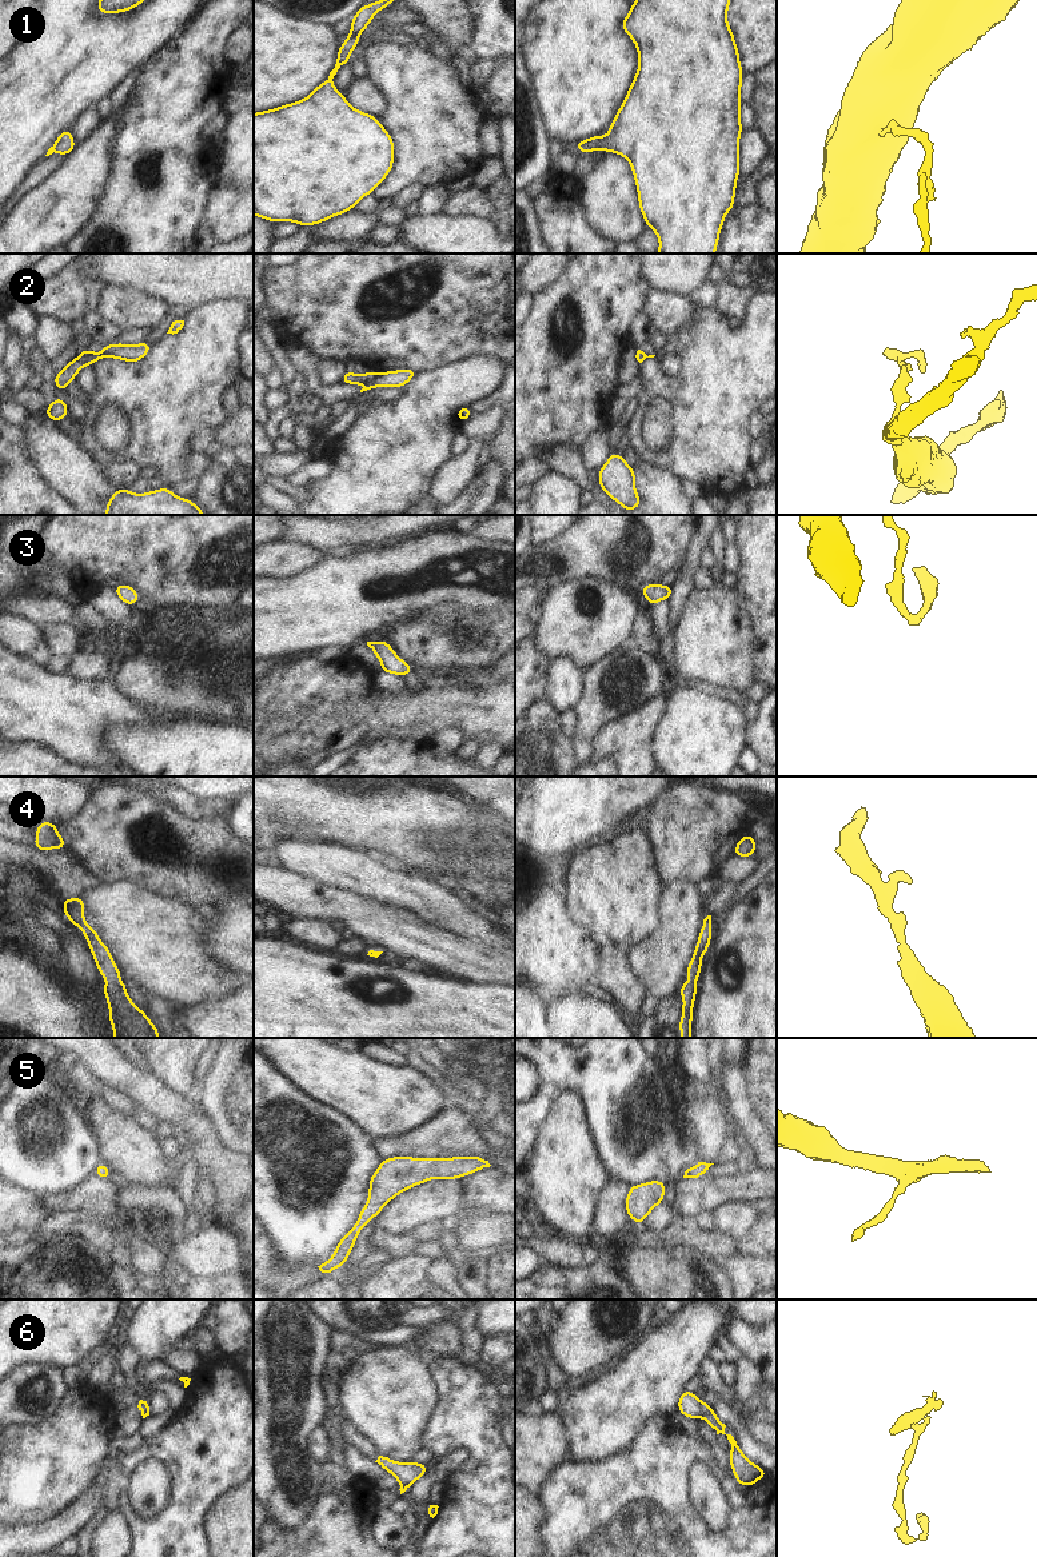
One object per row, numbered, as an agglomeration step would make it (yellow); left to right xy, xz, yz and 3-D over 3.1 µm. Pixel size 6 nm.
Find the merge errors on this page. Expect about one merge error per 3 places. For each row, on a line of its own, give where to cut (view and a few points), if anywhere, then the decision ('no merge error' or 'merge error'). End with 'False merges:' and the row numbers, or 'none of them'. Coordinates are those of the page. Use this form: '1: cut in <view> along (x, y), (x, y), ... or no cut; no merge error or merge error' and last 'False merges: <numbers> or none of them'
1: no cut; no merge error
2: cut in xz along (377, 374), (359, 383); merge error
3: no cut; no merge error
4: no cut; no merge error
5: no cut; no merge error
6: no cut; no merge error
False merges: 2

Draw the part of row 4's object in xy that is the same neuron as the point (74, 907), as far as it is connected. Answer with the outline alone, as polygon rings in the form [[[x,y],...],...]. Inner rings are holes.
[[[83,895],[63,899],[61,903],[64,915],[72,925],[83,930],[99,974],[107,979],[103,993],[109,1007],[108,1019],[113,1029],[112,1038],[160,1038],[157,1027],[128,997],[125,983],[120,979],[120,969],[116,966],[109,947],[100,941],[96,929],[84,921]]]

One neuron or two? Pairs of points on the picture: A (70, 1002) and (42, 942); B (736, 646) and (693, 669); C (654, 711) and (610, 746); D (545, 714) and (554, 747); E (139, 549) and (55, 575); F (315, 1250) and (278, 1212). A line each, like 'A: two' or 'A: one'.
A: two
B: one
C: one
D: one
E: two
F: one

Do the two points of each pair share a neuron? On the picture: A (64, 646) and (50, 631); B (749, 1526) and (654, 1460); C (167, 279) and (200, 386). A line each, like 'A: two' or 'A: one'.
A: one
B: one
C: two

